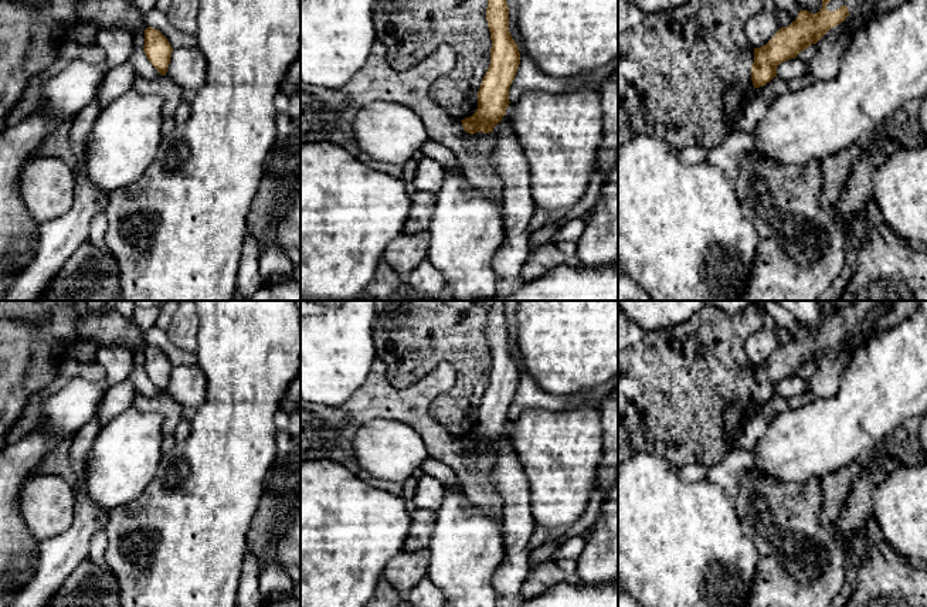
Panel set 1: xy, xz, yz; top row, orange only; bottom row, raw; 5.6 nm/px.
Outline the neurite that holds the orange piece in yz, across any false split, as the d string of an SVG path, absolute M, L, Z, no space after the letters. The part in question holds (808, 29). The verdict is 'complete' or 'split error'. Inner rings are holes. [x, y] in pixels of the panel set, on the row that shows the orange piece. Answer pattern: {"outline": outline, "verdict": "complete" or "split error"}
{"outline": "M822 0L822 9L812 14L799 10L798 17L788 26L780 28L763 47L754 48L751 81L754 88L764 87L777 77L777 67L816 44L831 28L845 21L865 0Z", "verdict": "split error"}

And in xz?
{"outline": "M488 0L486 21L490 33L490 64L478 91L476 112L462 119L464 130L489 133L502 121L510 104L509 89L516 77L520 52L509 31L506 0Z", "verdict": "complete"}

